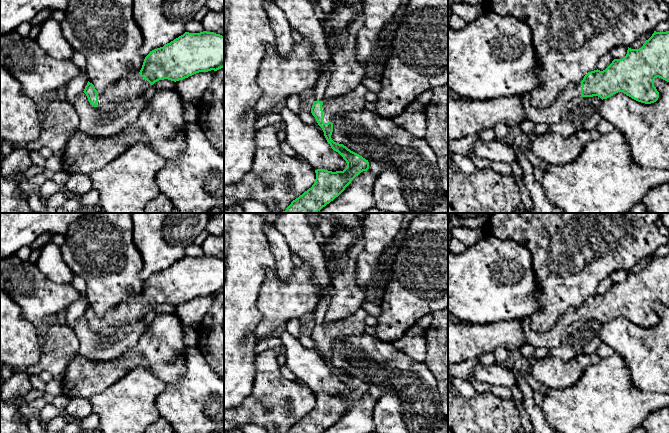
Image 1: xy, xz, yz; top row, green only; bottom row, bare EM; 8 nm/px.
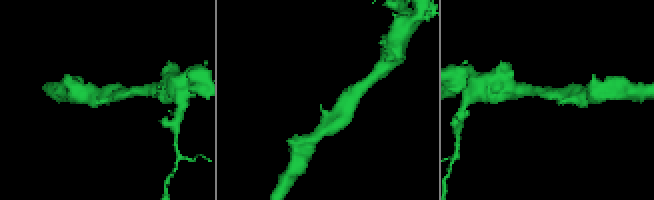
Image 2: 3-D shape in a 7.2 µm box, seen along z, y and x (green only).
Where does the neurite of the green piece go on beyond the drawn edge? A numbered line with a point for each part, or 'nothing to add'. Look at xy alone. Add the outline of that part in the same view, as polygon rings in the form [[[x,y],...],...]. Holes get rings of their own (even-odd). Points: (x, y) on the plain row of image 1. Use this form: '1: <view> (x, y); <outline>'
1: xy (133, 310); [[[139,297],[132,298],[99,317],[97,329],[108,331],[115,328],[121,332],[126,325],[142,320],[150,310],[151,308]]]

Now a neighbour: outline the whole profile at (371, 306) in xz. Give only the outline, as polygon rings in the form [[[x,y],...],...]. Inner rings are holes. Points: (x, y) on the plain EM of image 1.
[[[368,298],[361,307],[364,309],[369,315],[374,317],[378,317],[381,314],[381,308],[379,303],[374,298]]]

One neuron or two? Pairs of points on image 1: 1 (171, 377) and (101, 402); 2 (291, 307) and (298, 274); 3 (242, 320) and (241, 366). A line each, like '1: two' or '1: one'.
1: two
2: one
3: one

